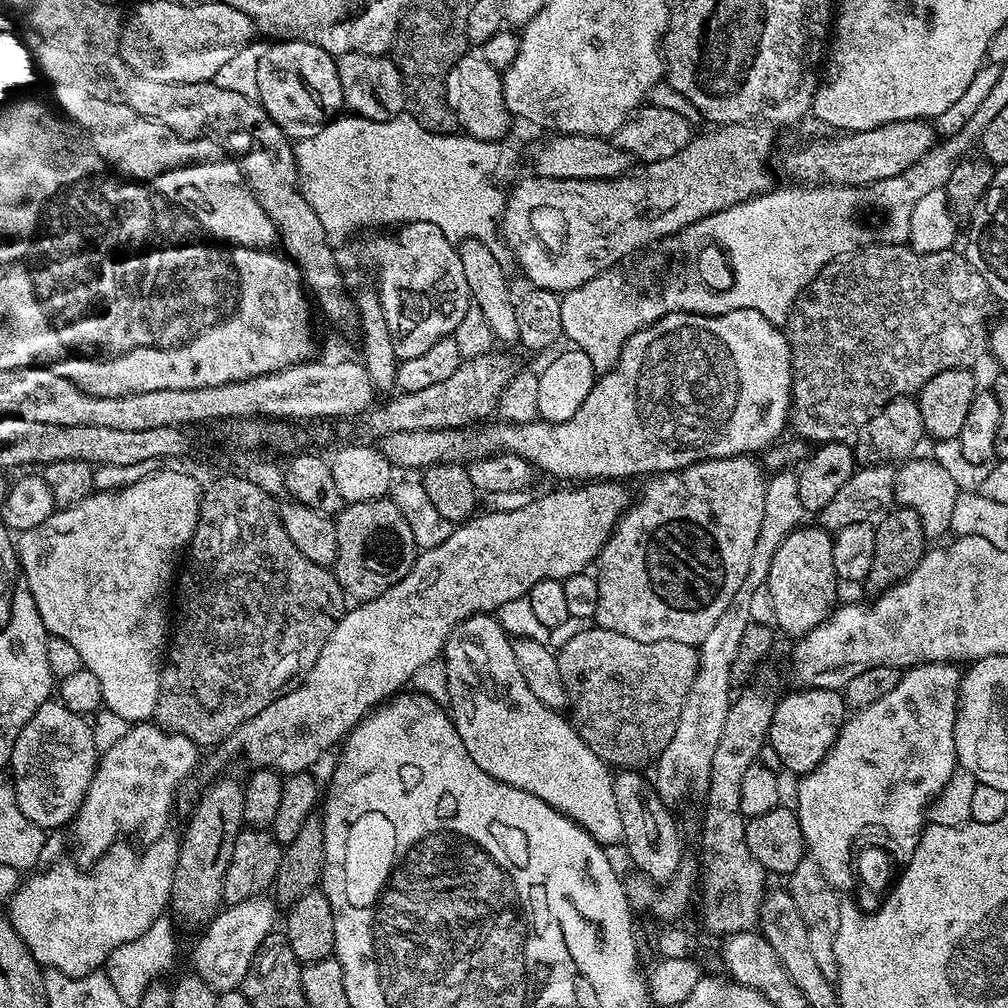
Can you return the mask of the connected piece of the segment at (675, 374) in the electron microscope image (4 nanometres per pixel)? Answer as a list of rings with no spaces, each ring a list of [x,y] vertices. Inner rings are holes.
[[[734,310],[733,312],[723,312],[720,316],[703,316],[693,312],[668,312],[661,320],[655,320],[653,324],[647,324],[645,328],[638,330],[624,343],[624,349],[616,365],[597,379],[590,394],[586,394],[586,402],[582,402],[582,406],[578,406],[578,414],[574,414],[574,418],[570,418],[566,422],[550,424],[547,420],[537,418],[531,424],[506,424],[503,422],[492,424],[493,422],[488,422],[483,426],[469,428],[394,432],[389,436],[379,437],[378,449],[397,469],[417,468],[417,470],[423,470],[435,464],[458,464],[469,458],[502,451],[518,454],[539,471],[541,468],[542,471],[557,476],[560,482],[599,482],[601,480],[624,482],[627,481],[627,476],[648,478],[661,472],[678,472],[682,468],[689,468],[691,464],[696,464],[700,460],[717,460],[727,456],[756,454],[756,451],[759,453],[761,450],[767,449],[773,442],[779,441],[776,439],[779,438],[784,424],[786,428],[789,423],[791,410],[792,355],[787,335],[777,325],[762,318],[762,314],[758,314],[758,310]]]

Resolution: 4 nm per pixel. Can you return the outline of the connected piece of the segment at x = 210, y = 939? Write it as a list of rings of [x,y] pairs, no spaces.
[[[267,895],[255,896],[246,902],[227,905],[216,913],[203,929],[200,941],[192,952],[191,971],[216,989],[217,993],[235,992],[246,978],[257,952],[267,936],[273,935],[278,905]]]

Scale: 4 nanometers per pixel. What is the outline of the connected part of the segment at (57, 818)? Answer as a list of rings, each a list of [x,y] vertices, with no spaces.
[[[59,702],[42,705],[22,726],[10,761],[10,776],[16,790],[16,804],[29,823],[45,830],[69,823],[88,793],[96,773],[98,753],[91,723],[66,710]]]

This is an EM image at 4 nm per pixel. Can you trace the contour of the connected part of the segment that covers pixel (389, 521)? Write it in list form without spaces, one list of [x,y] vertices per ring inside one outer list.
[[[390,498],[345,504],[334,519],[338,530],[338,558],[334,565],[334,575],[345,593],[351,599],[353,596],[353,601],[373,600],[378,598],[378,594],[386,594],[386,590],[406,578],[408,571],[416,564],[418,549],[410,530],[410,522],[402,518],[402,510],[398,510],[398,506]]]

